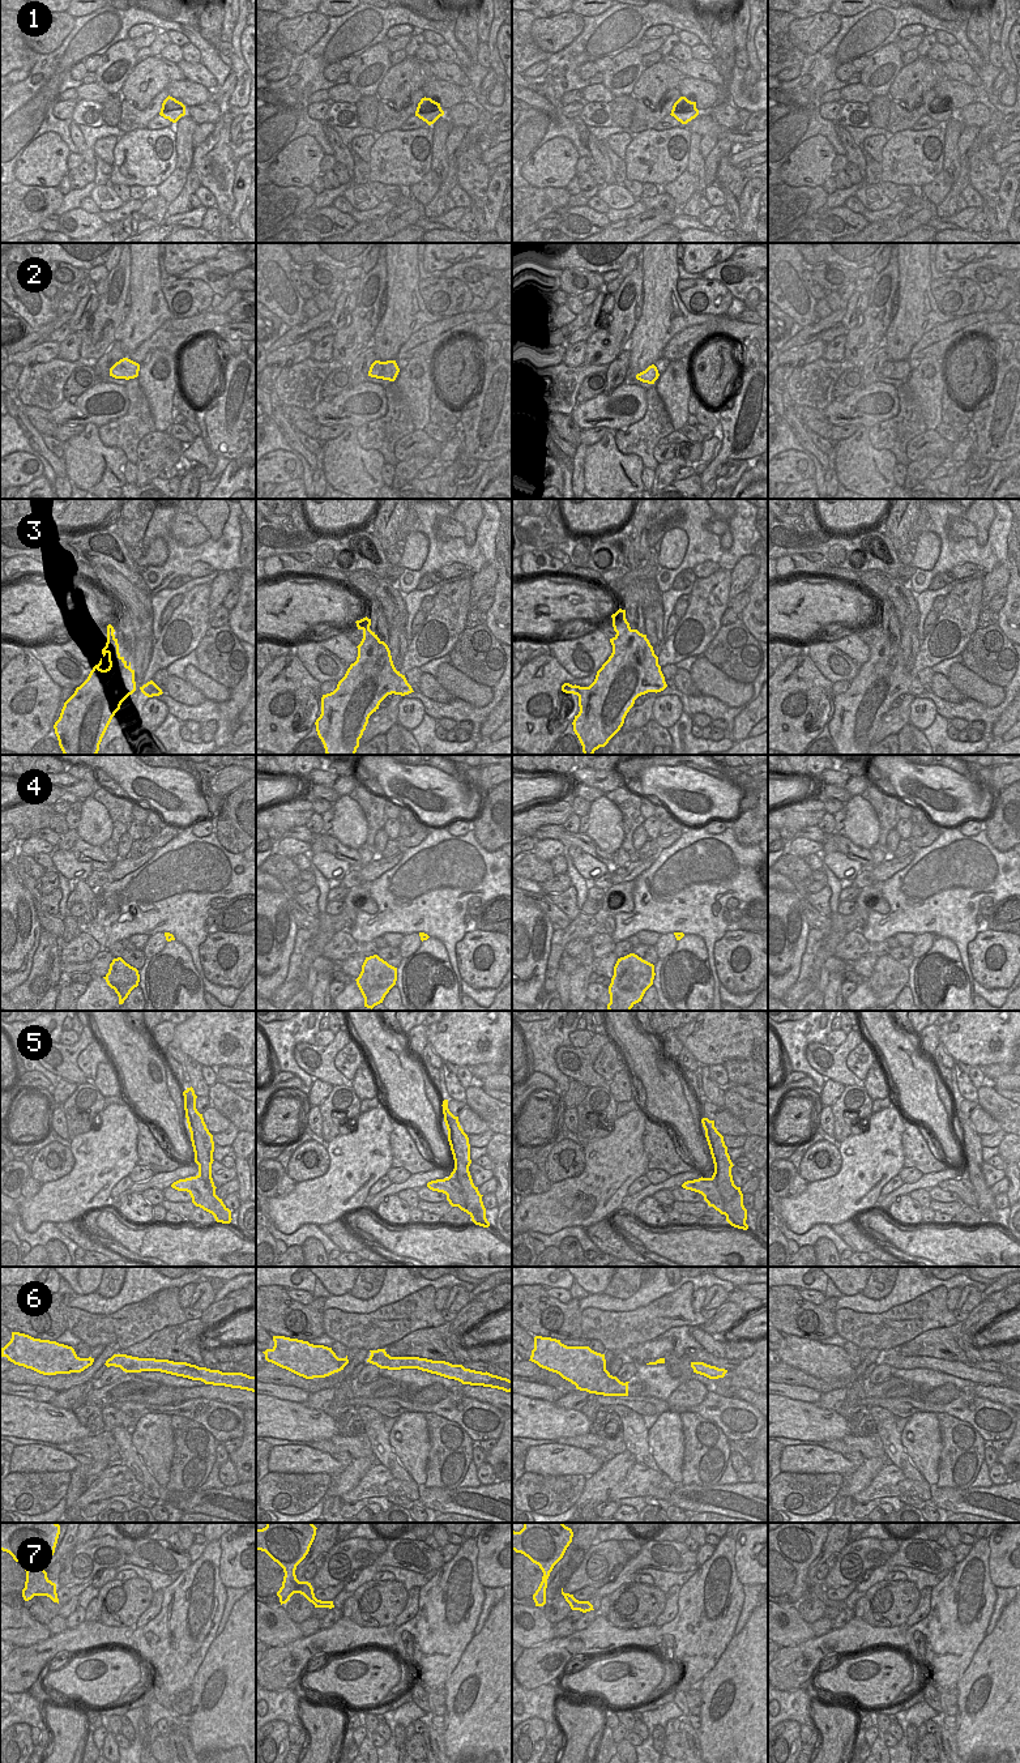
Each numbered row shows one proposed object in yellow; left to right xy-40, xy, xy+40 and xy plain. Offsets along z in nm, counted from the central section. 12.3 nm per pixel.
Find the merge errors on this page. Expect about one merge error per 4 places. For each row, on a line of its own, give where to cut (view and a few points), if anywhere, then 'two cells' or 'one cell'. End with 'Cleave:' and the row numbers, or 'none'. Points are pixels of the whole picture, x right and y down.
1: no cut | one cell
2: no cut | one cell
3: no cut | one cell
4: no cut | one cell
5: xy (451, 1173), (460, 1183), (465, 1195), (466, 1211) | two cells
6: xy-40 (88, 1358), (85, 1367) | two cells
7: no cut | one cell
Cleave: 5, 6

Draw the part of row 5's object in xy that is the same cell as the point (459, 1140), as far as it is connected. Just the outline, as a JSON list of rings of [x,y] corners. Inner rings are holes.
[[[448,1100],[443,1101],[444,1122],[448,1130],[448,1141],[454,1160],[453,1177],[458,1179],[466,1195],[466,1213],[471,1217],[475,1225],[488,1228],[490,1222],[486,1218],[486,1208],[478,1187],[474,1186],[469,1166],[470,1144],[469,1137],[460,1126],[458,1117],[454,1117],[448,1109]]]

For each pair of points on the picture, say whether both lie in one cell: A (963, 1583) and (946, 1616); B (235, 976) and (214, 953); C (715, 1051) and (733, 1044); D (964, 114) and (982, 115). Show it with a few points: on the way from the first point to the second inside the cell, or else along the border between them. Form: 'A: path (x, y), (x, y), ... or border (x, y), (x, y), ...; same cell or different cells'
A: path (963, 1591), (963, 1599), (954, 1608); same cell
B: path (229, 972), (225, 972), (214, 960); same cell
C: path (718, 1048), (722, 1044), (729, 1044); same cell
D: path (968, 114), (978, 114); same cell

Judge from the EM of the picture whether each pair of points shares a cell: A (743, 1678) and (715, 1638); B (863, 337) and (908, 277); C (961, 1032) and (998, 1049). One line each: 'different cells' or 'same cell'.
A: different cells
B: different cells
C: same cell

